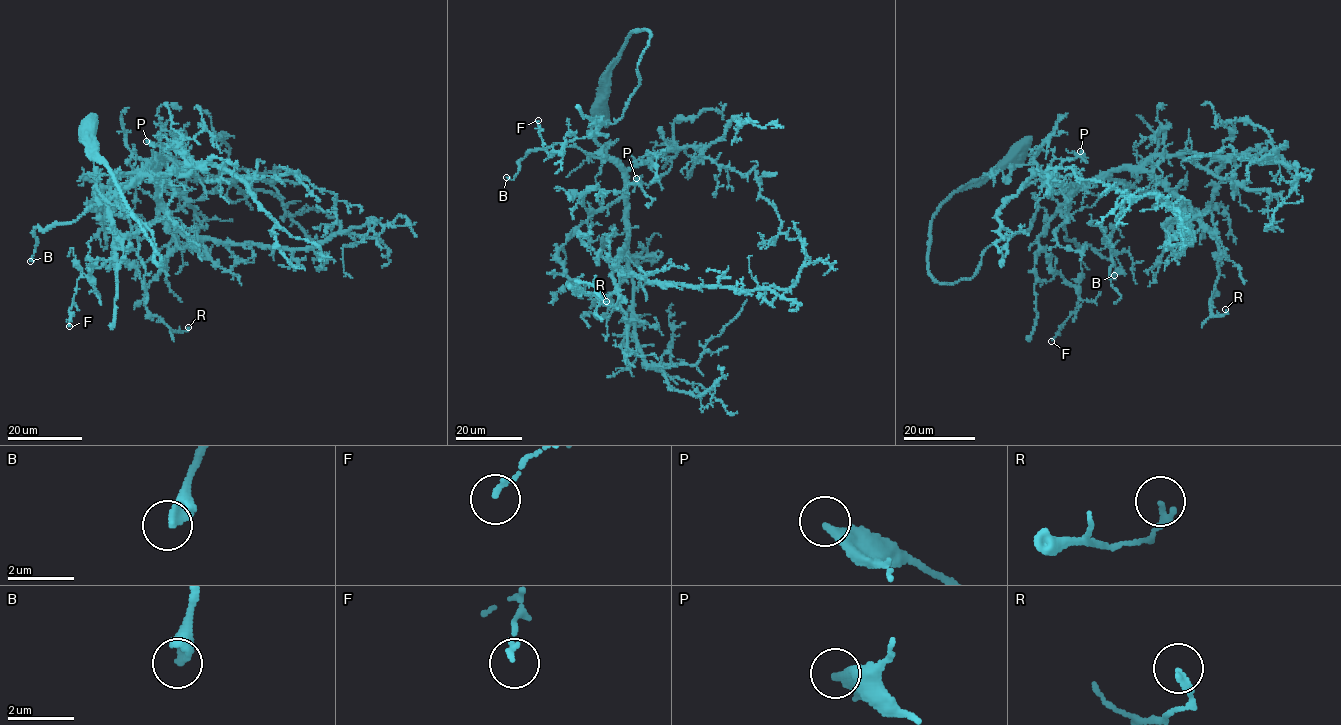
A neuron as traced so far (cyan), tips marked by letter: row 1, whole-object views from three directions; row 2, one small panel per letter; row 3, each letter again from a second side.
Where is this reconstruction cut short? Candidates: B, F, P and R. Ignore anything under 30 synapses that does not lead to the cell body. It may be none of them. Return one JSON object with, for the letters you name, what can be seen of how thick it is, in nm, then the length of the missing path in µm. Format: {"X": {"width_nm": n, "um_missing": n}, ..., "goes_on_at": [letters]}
{"B": {"width_nm": 320, "um_missing": 60}, "goes_on_at": ["B"]}

